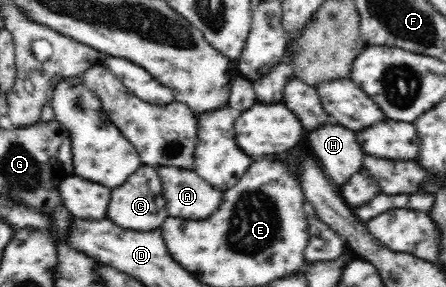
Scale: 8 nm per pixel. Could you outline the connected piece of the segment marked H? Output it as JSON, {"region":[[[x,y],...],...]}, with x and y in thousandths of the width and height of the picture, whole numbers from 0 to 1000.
{"region":[[[735,411],[684,470],[695,533],[715,561],[729,610],[758,648],[809,589],[814,523],[800,505],[796,456]]]}

